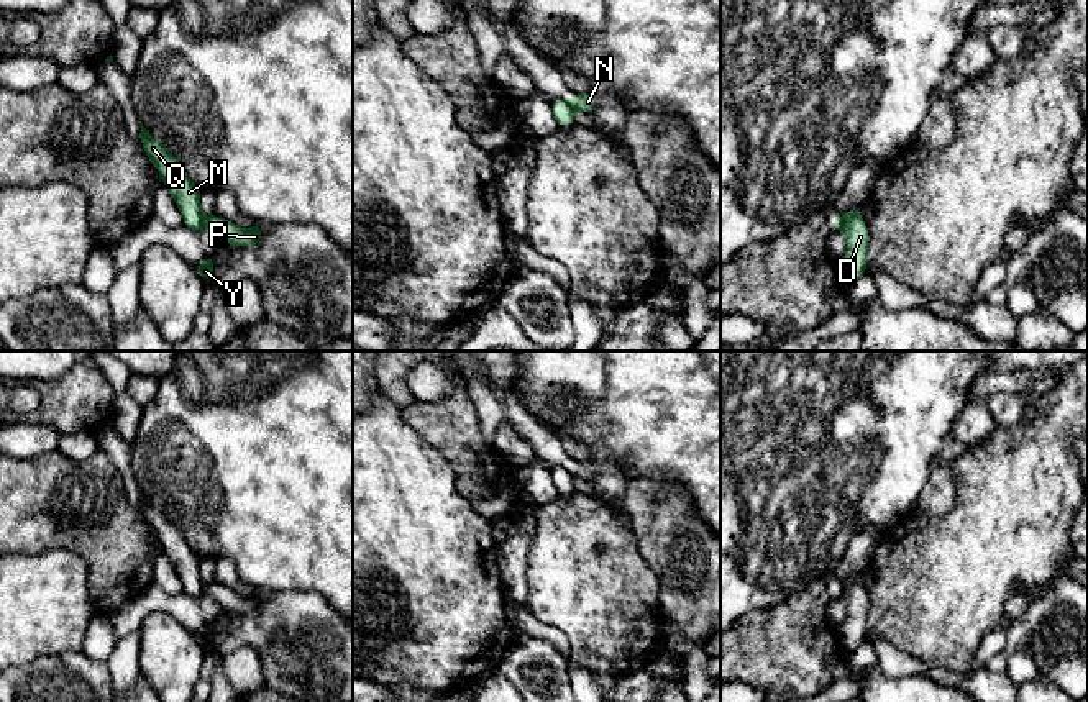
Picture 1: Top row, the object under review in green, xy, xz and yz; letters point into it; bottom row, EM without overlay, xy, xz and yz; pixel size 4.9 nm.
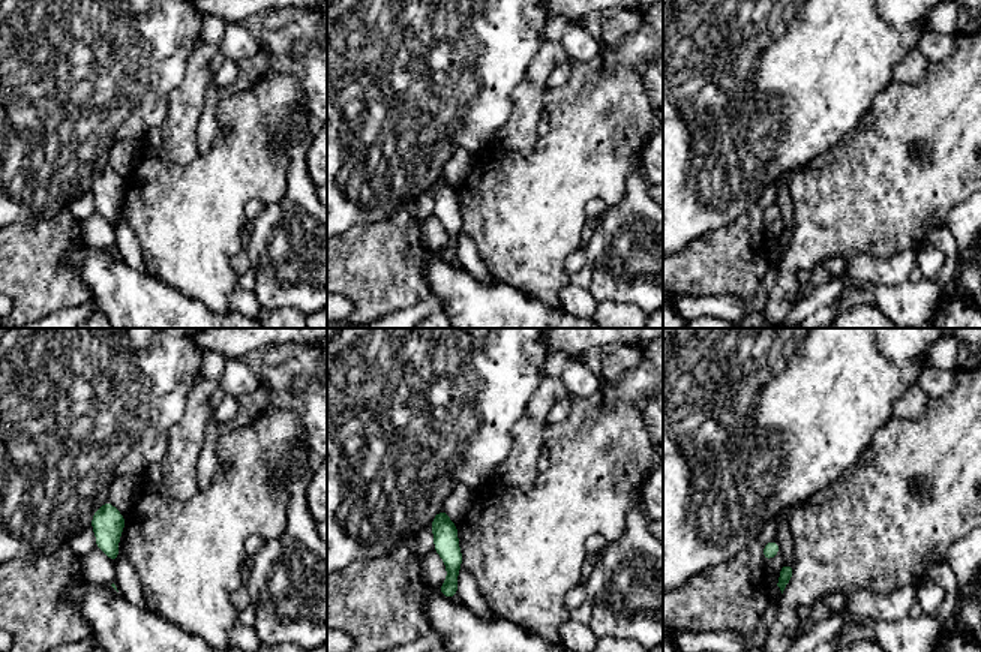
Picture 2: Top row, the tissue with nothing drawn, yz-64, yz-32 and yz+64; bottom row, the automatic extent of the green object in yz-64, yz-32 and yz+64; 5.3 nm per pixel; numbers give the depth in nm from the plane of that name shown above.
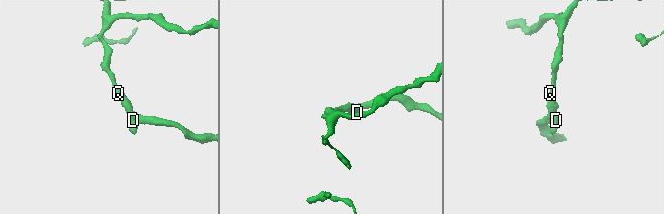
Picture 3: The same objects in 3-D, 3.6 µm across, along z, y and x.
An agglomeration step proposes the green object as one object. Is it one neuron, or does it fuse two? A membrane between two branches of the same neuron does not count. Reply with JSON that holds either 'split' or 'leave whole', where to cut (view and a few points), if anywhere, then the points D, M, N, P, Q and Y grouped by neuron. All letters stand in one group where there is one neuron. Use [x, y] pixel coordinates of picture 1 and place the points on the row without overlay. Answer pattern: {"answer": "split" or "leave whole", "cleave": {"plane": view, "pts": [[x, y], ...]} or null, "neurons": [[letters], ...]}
{"answer": "split", "cleave": {"plane": "xy", "pts": [[202, 583], [204, 596]]}, "neurons": [["D", "M", "Q", "Y"], ["N", "P"]]}

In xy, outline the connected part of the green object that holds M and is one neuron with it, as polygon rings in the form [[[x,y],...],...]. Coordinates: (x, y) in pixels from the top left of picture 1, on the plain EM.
[[[141,492],[141,512],[148,526],[158,535],[162,551],[172,563],[184,592],[194,599],[203,599],[203,581],[200,577],[200,556],[190,548],[181,528],[167,515],[156,508]]]

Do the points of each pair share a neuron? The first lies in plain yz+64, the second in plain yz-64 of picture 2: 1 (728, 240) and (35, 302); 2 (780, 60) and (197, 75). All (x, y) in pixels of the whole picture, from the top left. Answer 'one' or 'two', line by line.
1: one
2: two

